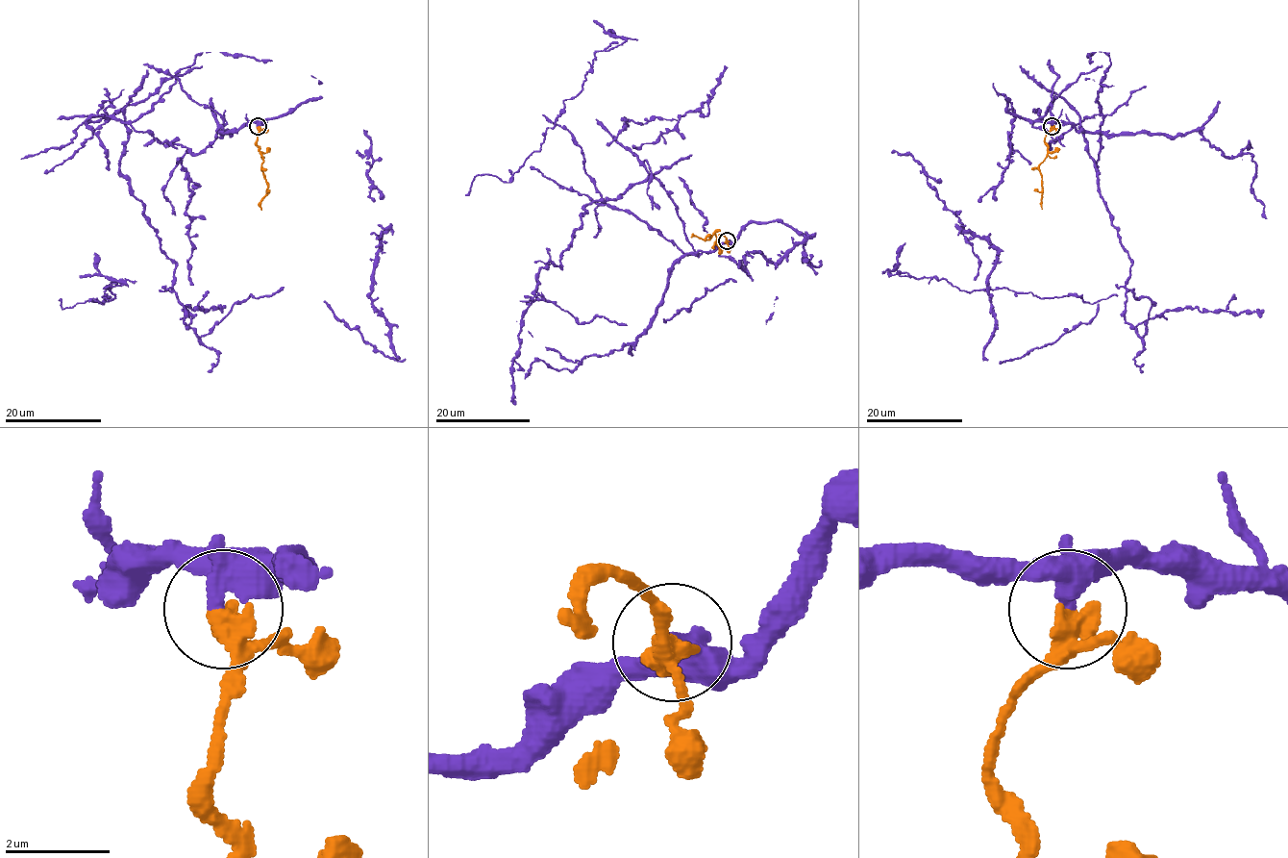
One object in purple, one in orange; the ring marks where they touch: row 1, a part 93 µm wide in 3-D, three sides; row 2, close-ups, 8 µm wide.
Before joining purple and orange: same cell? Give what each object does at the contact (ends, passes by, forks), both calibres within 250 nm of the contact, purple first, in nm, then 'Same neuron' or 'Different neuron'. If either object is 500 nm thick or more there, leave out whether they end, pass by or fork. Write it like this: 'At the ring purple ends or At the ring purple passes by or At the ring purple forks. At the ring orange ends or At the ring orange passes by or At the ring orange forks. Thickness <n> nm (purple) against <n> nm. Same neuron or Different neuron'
At the ring purple passes by. At the ring orange passes by. Thickness 320 nm (purple) against 360 nm. Different neuron

